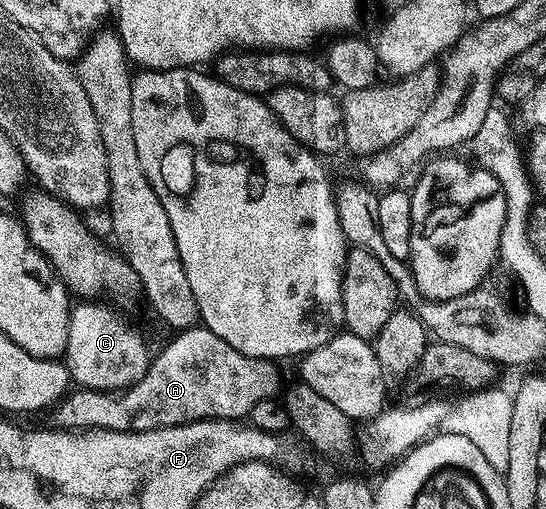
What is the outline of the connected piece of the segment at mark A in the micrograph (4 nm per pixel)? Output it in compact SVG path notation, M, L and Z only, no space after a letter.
M196 326L193 328L185 328L174 333L175 336L163 349L158 353L154 353L151 365L145 370L145 374L137 383L131 385L130 388L120 391L118 394L114 392L98 392L92 388L79 388L63 397L62 400L54 407L50 413L50 423L59 430L92 430L96 428L104 428L113 432L148 432L149 430L157 430L158 428L168 428L169 426L177 426L178 424L188 424L194 420L234 420L242 421L244 418L250 417L253 406L257 406L257 402L272 399L280 391L279 388L279 372L274 363L270 360L255 360L251 356L241 354L237 350L233 350L233 346L229 346L227 342L221 338L217 338L217 334L213 334L208 328Z

